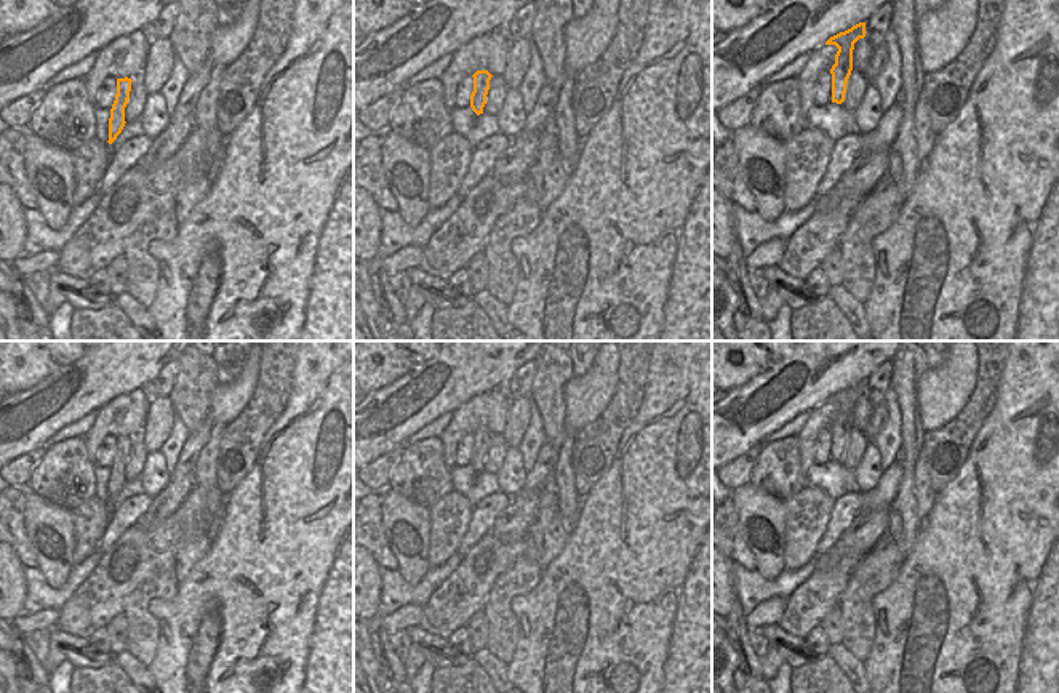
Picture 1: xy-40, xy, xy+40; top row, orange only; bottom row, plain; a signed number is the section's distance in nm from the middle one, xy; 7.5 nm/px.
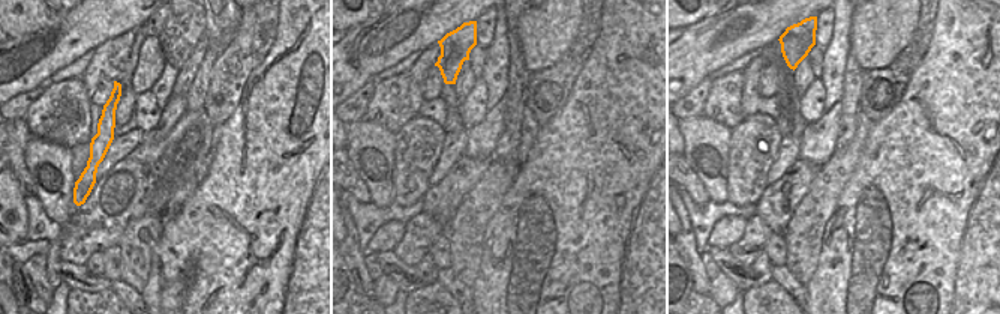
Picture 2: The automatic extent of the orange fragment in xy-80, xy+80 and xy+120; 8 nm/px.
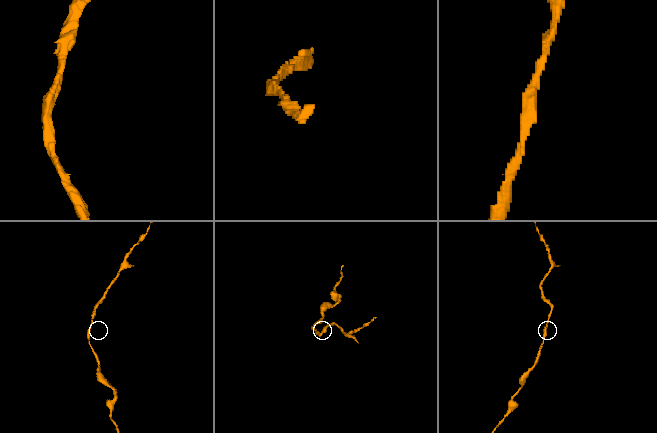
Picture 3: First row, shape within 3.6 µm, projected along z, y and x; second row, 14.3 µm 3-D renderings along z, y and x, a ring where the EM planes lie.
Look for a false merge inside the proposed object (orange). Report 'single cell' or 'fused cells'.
single cell

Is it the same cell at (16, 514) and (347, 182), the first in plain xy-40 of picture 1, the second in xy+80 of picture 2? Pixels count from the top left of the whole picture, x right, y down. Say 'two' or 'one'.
one

